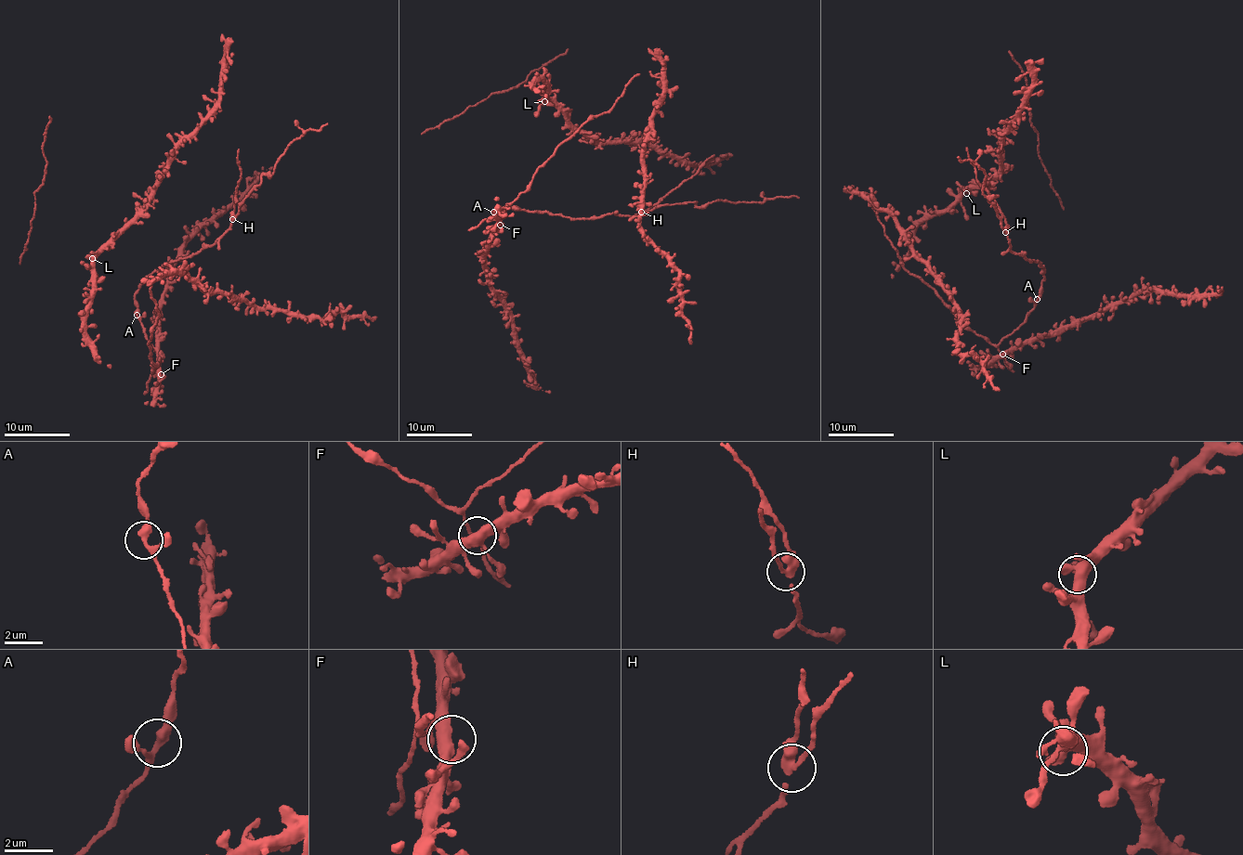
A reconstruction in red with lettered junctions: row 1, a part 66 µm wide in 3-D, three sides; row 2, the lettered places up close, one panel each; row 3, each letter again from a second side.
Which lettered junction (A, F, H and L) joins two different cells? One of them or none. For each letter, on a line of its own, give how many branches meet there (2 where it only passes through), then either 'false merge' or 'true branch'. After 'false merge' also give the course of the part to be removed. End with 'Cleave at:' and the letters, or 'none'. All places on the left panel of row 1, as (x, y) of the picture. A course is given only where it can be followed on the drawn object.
A: branches 3; true branch
F: branches 3; true branch
H: branches 3; false merge; course (232, 219), (240, 178), (238, 149)
L: branches 3; true branch
Cleave at: H

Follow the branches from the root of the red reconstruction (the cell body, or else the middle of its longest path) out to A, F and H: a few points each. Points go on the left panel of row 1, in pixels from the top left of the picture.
A: (168, 264), (140, 285), (136, 295), (137, 315)
F: (168, 264), (150, 274), (136, 295), (137, 316), (148, 339), (152, 361), (150, 376), (161, 374)
H: (168, 264), (210, 247), (229, 227), (232, 219)

